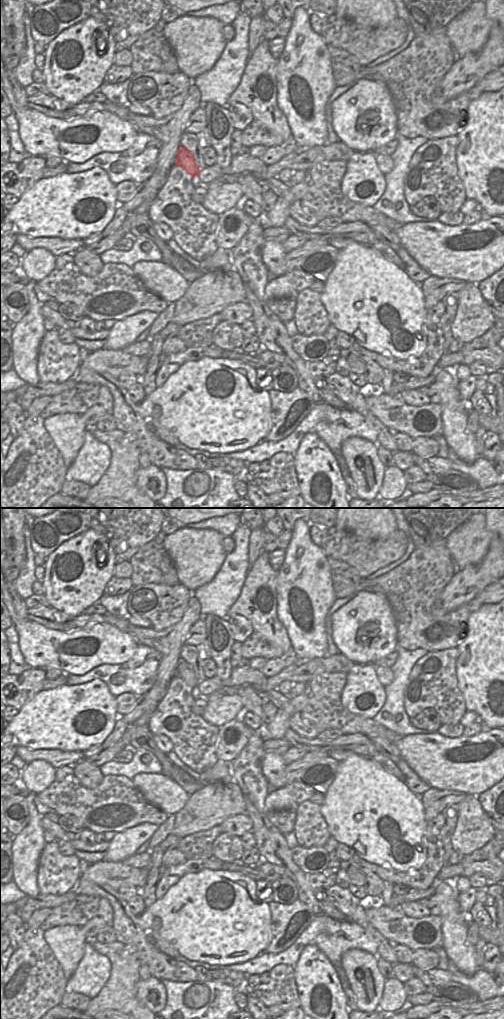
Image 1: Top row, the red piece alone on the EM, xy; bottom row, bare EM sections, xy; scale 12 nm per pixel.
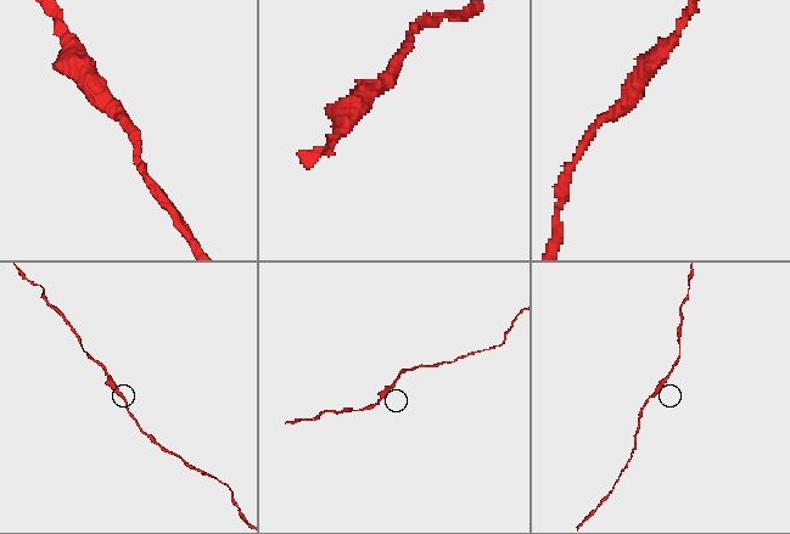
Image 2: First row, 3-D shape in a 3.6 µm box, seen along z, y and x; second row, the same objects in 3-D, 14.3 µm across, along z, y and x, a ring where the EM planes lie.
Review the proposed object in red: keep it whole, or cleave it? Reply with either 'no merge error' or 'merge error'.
no merge error

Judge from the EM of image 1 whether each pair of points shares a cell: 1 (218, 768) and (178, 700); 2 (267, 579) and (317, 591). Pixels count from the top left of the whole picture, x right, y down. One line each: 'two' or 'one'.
1: two
2: two

